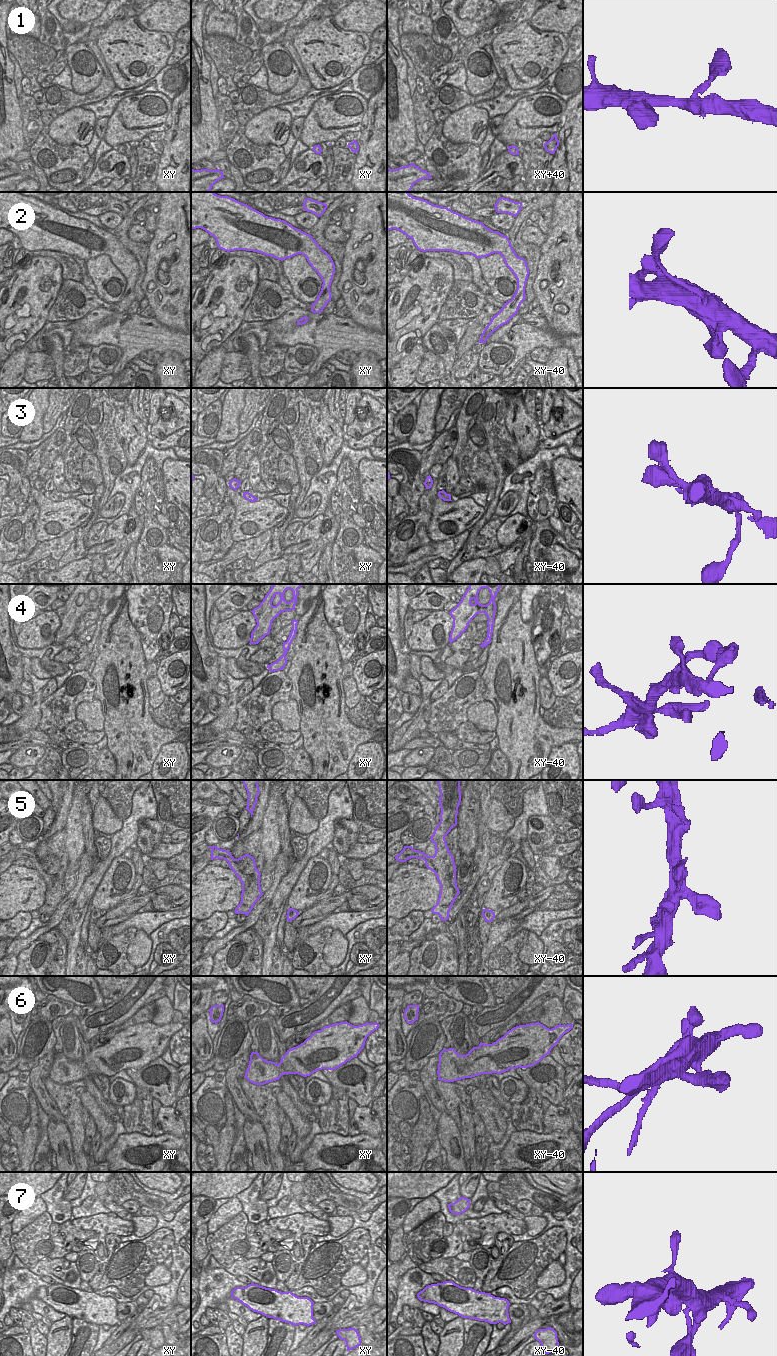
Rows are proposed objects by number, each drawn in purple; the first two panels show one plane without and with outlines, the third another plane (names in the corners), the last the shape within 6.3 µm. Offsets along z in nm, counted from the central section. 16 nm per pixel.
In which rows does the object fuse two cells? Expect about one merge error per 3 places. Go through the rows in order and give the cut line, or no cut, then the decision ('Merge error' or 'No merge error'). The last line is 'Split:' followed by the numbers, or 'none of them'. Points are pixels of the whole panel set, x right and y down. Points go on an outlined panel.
1: No split. No merge error
2: No split. No merge error
3: No split. No merge error
4: No split. No merge error
5: No split. No merge error
6: No split. No merge error
7: No split. No merge error
Split: none of them.

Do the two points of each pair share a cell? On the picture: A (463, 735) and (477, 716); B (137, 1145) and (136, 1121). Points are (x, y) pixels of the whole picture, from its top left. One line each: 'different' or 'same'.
A: different
B: different

